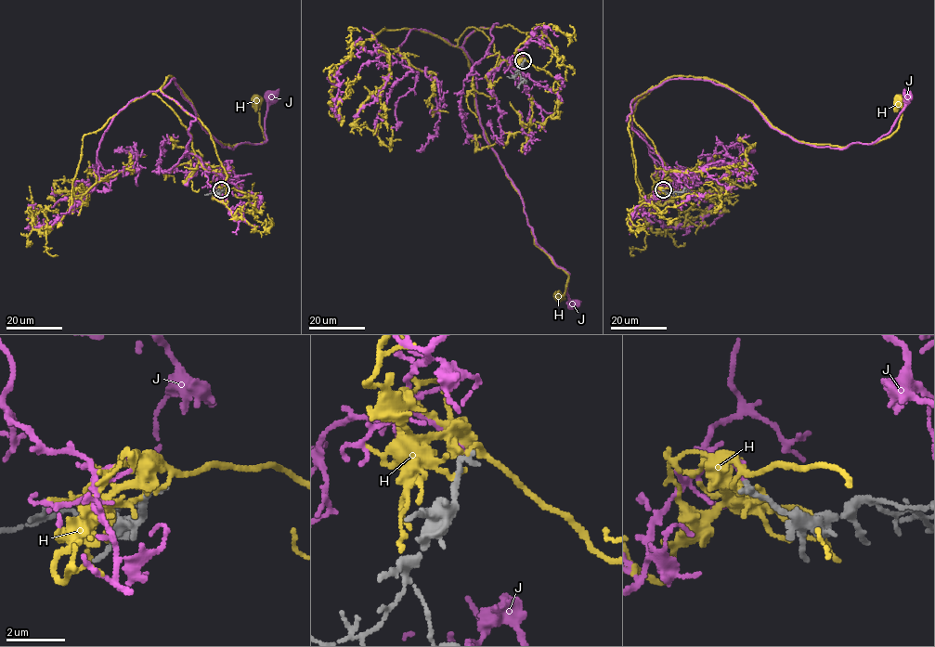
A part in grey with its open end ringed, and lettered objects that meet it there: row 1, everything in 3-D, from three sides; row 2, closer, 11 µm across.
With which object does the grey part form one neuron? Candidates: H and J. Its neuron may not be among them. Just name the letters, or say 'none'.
J

